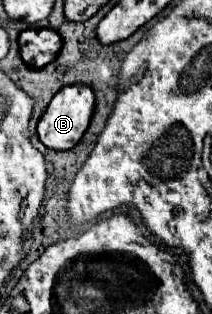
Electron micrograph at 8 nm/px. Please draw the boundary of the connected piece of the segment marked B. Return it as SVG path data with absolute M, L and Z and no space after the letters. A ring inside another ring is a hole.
M72 84L70 88L62 88L62 92L58 92L58 96L52 98L50 108L46 108L46 112L42 114L42 118L38 122L40 142L52 150L74 148L90 124L90 118L94 112L94 102L96 102L94 92L90 92L90 88L86 88L86 86Z

